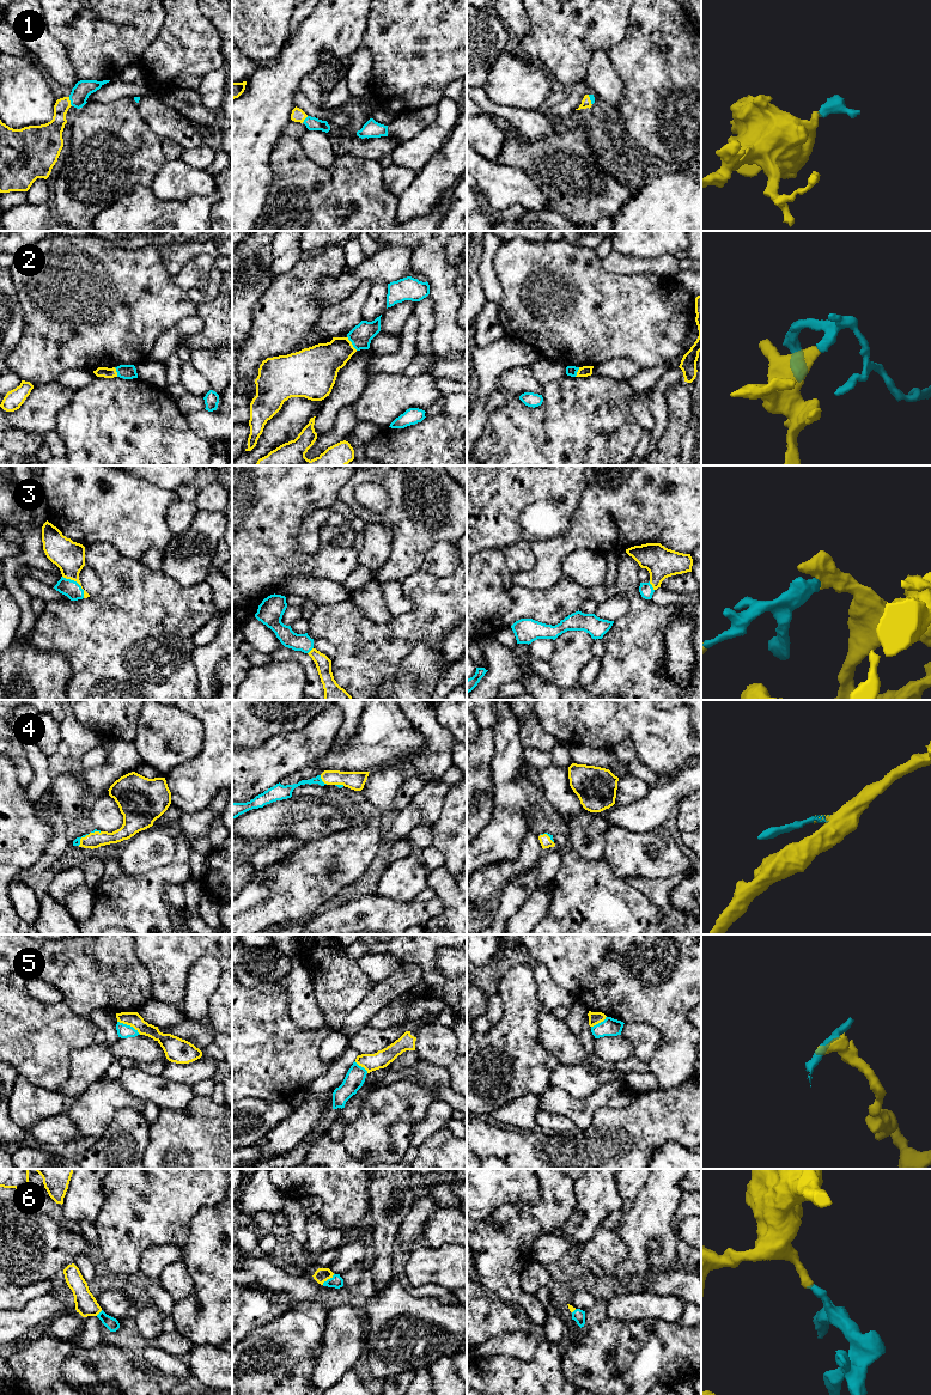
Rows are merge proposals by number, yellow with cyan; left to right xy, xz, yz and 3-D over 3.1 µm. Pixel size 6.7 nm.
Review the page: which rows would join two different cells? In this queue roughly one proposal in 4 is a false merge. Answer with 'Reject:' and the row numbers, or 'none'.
Reject: 2, 5

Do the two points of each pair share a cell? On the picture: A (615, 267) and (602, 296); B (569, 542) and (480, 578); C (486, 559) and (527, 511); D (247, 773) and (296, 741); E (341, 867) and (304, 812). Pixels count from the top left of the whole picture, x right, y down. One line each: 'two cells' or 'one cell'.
A: two cells
B: two cells
C: two cells
D: one cell
E: two cells

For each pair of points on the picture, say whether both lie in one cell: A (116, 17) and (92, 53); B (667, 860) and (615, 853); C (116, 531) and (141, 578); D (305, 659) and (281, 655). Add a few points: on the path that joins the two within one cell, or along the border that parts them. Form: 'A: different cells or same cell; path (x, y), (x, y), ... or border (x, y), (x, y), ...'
A: same cell; path (134, 20), (139, 25), (135, 31), (110, 35)
B: same cell; path (653, 863), (642, 854), (628, 853)
C: different cells; border (104, 543), (110, 543), (121, 554), (138, 560)
D: same cell; path (299, 657), (287, 655)

